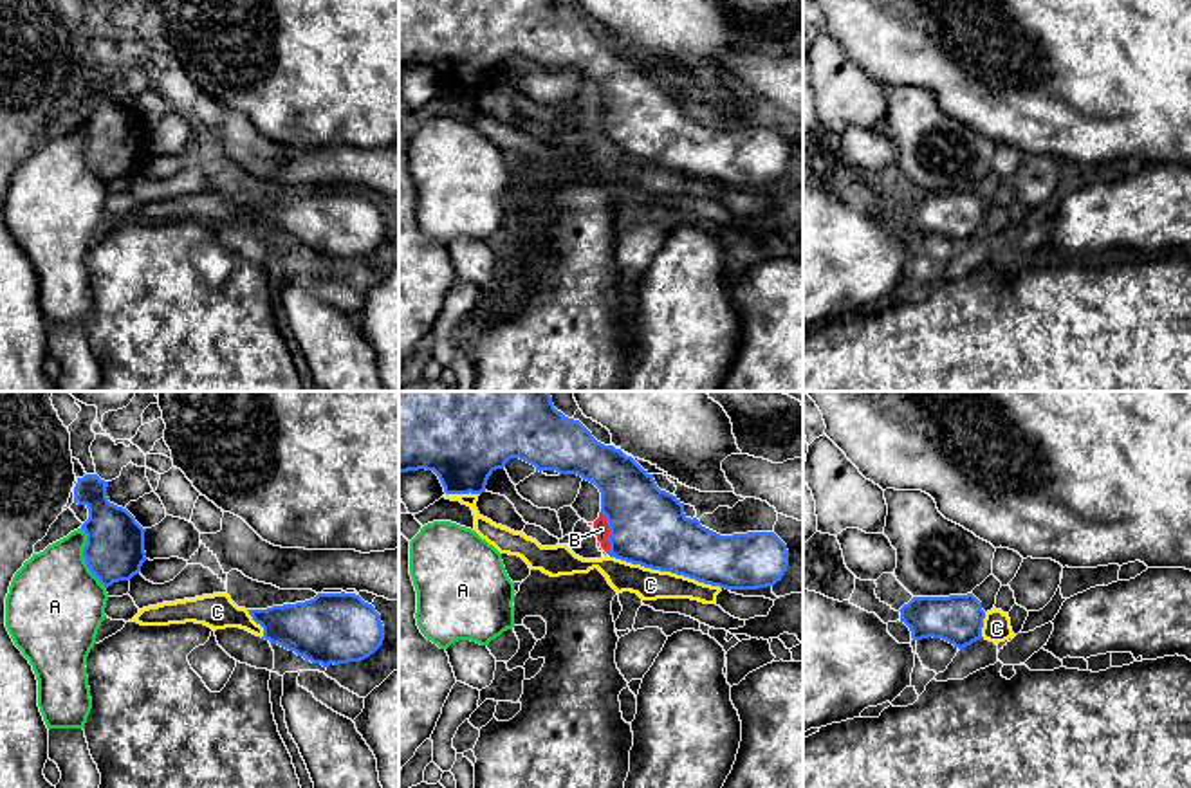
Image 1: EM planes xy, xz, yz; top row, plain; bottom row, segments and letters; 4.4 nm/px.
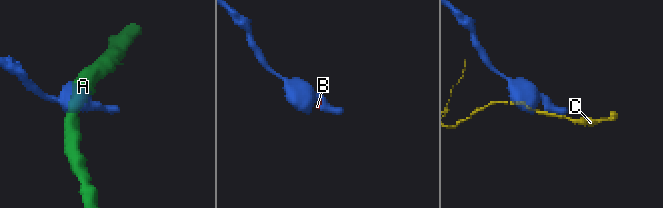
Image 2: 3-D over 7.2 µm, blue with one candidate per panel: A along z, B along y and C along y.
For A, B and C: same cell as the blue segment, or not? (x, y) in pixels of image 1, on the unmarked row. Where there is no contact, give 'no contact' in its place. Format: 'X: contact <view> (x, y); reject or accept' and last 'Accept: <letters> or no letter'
A: contact xy (85, 155); reject
B: contact xz (610, 128); accept
C: contact xz (666, 166); reject
Accept: B

